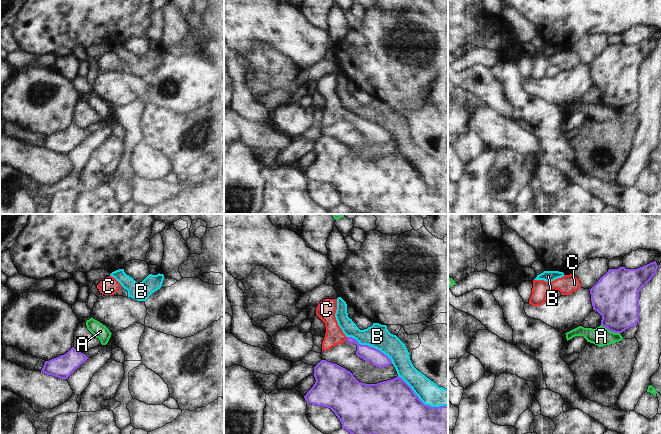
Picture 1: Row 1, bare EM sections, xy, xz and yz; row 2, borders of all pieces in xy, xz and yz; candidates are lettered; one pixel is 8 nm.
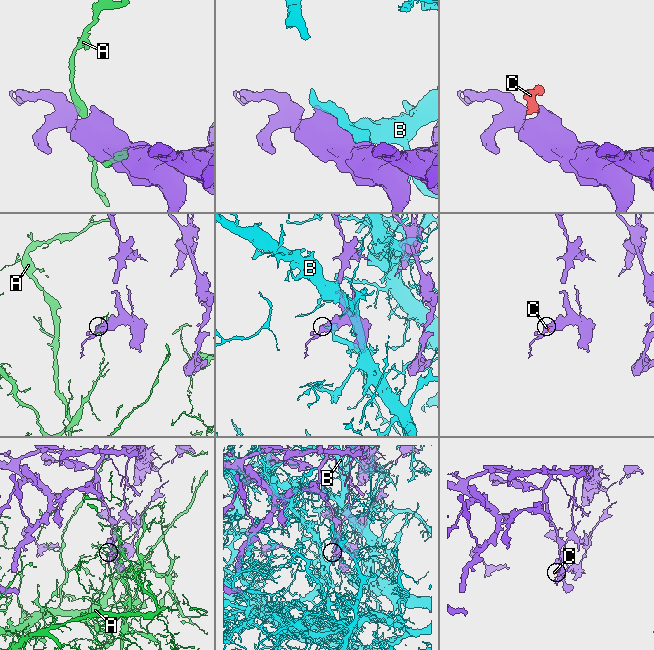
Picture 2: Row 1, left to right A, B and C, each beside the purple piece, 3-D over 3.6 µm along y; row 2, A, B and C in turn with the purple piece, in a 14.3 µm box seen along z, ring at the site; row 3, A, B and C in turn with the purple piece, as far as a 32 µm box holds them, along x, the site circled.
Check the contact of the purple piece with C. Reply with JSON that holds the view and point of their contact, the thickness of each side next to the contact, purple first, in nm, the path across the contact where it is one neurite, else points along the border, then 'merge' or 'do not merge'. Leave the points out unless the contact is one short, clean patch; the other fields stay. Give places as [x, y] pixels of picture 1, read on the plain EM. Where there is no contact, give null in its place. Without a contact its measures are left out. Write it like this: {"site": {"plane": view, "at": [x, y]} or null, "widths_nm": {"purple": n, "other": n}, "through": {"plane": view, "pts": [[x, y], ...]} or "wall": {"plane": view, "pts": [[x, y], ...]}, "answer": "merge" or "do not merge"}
{"site": {"plane": "xz", "at": [347, 115]}, "widths_nm": {"purple": 120, "other": 150}, "through": {"plane": "xz", "pts": [[367, 129], [353, 116], [347, 115], [334, 111]]}, "answer": "merge"}

